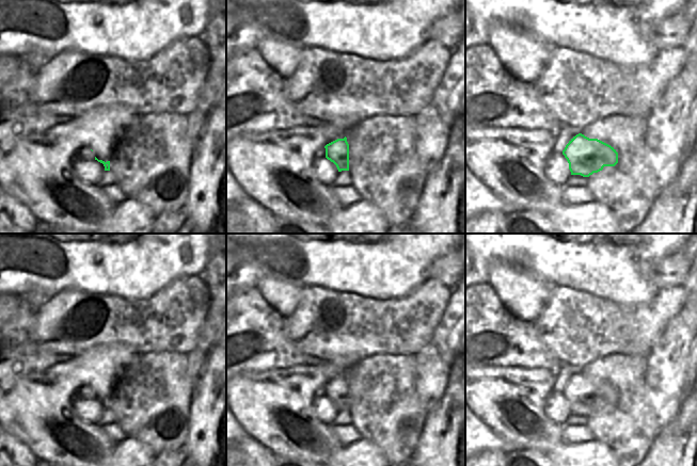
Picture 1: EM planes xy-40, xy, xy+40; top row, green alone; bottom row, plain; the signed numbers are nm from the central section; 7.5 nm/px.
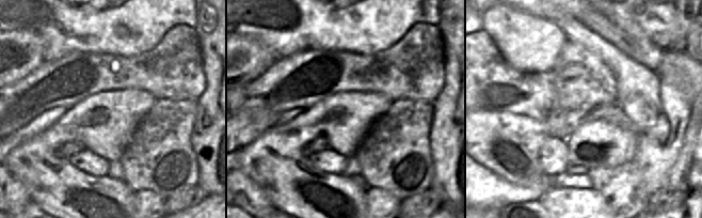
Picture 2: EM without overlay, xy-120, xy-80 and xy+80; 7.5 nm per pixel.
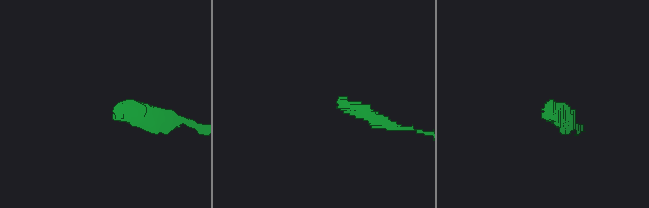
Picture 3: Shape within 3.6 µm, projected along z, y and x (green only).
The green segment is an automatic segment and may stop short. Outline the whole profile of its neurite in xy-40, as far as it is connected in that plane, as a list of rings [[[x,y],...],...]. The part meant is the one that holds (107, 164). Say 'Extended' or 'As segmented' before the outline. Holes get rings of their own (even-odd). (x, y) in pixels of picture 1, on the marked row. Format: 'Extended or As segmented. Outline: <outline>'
Extended. Outline: [[[81,147],[80,149],[78,149],[74,155],[74,160],[97,160],[98,162],[104,164],[105,171],[110,171],[110,161],[105,162],[102,160],[98,160],[95,154],[89,147]]]

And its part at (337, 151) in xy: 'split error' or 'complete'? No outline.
split error

